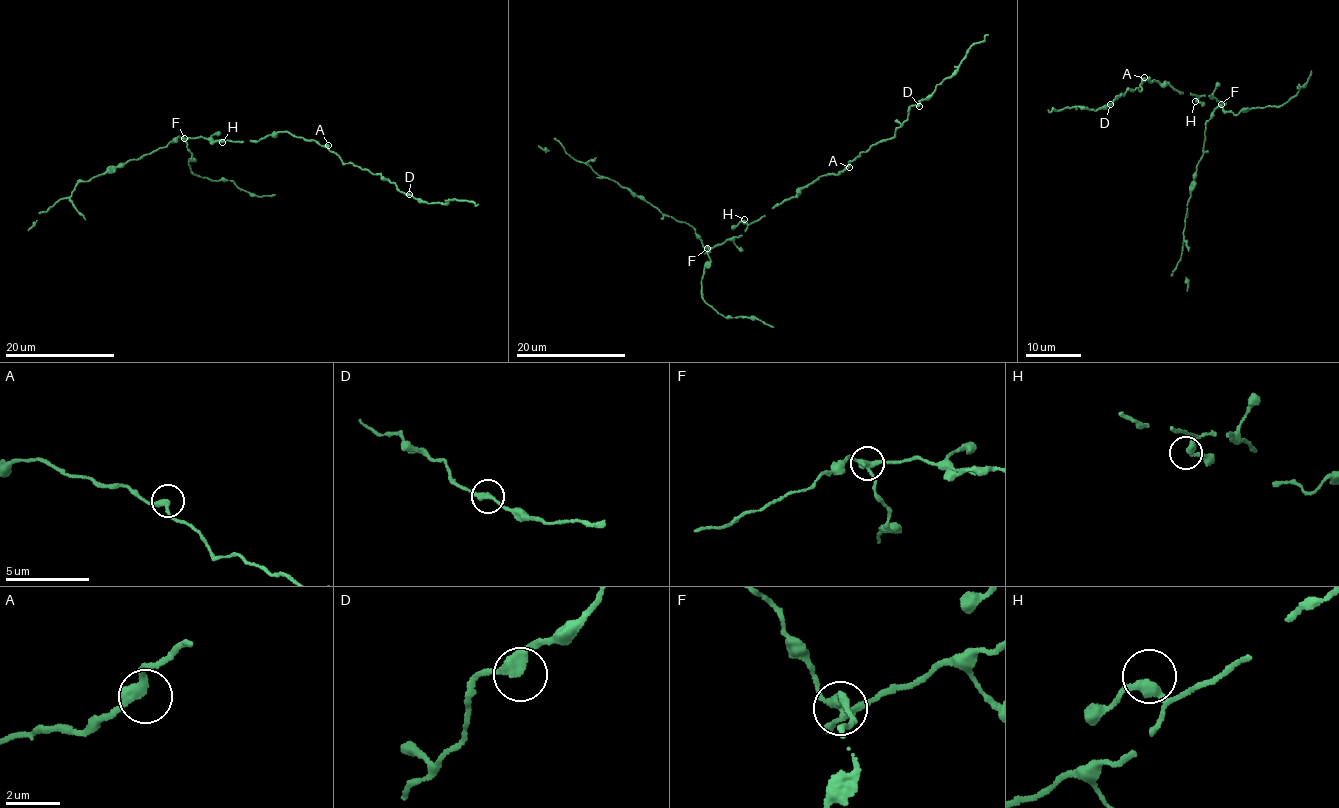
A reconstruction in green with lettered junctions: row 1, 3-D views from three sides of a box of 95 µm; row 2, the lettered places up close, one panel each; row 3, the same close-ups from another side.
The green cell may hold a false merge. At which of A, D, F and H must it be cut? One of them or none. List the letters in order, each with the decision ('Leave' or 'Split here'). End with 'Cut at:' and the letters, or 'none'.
A: Leave
D: Leave
F: Split here
H: Leave
Cut at: F

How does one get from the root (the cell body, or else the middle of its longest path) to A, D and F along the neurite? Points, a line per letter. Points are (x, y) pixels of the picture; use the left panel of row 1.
A: (260, 139), (288, 132), (328, 145)
D: (260, 139), (282, 131), (315, 140), (343, 162), (352, 163), (380, 174), (395, 183), (397, 190), (409, 194)
F: (260, 139), (240, 142), (184, 138)

